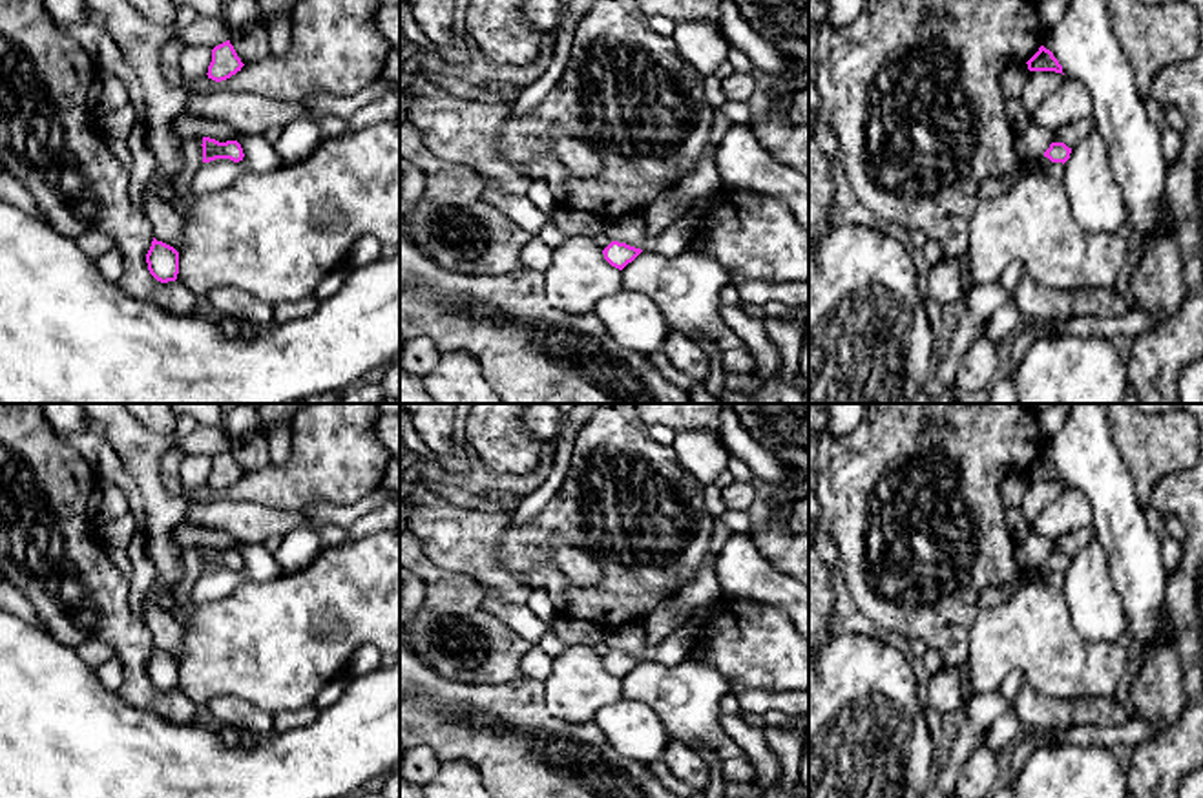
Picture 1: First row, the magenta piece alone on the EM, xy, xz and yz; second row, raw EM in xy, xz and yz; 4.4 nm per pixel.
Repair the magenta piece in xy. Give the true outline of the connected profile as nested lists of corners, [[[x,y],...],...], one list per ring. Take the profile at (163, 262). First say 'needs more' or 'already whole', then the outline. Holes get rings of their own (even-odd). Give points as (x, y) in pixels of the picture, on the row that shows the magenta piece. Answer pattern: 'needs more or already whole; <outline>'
already whole; [[[153,237],[152,247],[146,254],[146,263],[148,263],[148,270],[150,274],[161,281],[161,283],[168,283],[168,281],[175,281],[177,274],[179,274],[179,252],[162,243],[157,241]]]

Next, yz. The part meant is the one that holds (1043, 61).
already whole; [[[1044,46],[1039,47],[1039,51],[1026,62],[1030,71],[1055,71],[1062,73],[1062,66],[1053,57],[1050,49]]]

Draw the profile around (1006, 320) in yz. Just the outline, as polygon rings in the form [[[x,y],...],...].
[[[1008,299],[999,310],[989,318],[984,336],[997,347],[1006,336],[1017,334],[1020,331],[1022,314],[1011,299]]]

